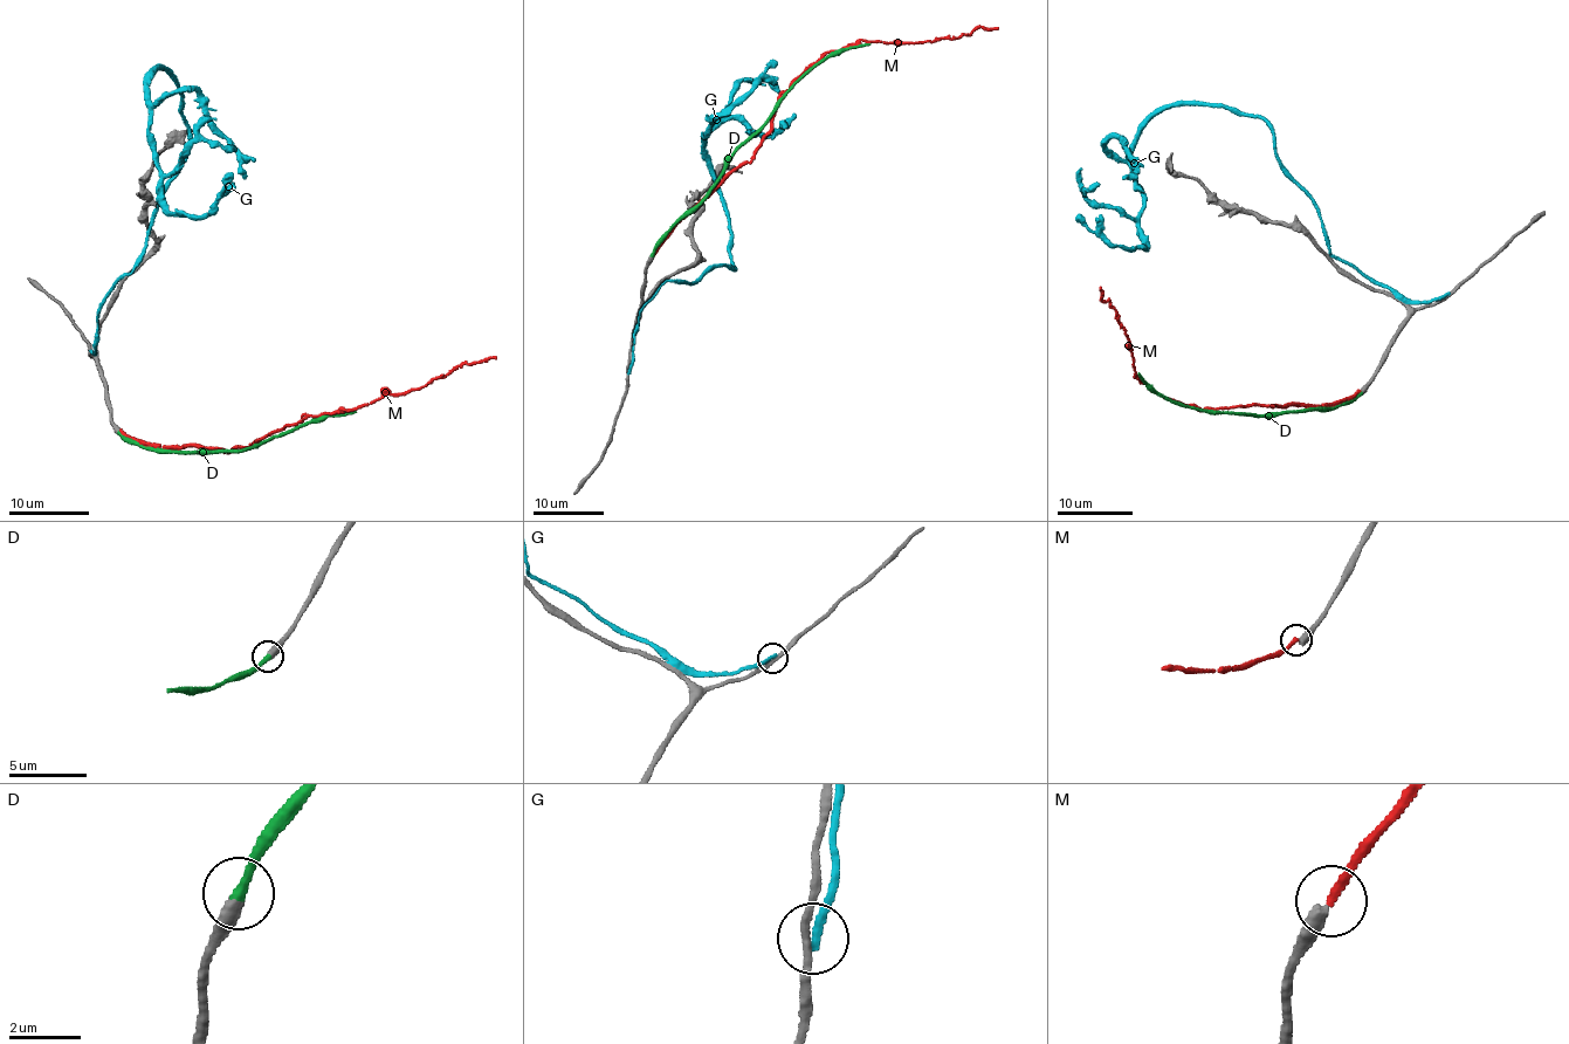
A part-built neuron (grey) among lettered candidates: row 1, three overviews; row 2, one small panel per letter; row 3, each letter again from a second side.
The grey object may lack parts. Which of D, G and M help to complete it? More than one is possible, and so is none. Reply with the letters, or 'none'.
D

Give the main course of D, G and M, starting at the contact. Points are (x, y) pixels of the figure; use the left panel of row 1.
D: (119, 433), (142, 447), (213, 453), (240, 451), (330, 414), (356, 412)
G: (91, 352), (96, 314), (185, 159), (181, 95), (158, 69), (149, 128), (170, 211), (206, 213), (229, 173)
M: (122, 431), (146, 444), (179, 448), (195, 444), (226, 453), (310, 416), (420, 389), (467, 363), (496, 356)

